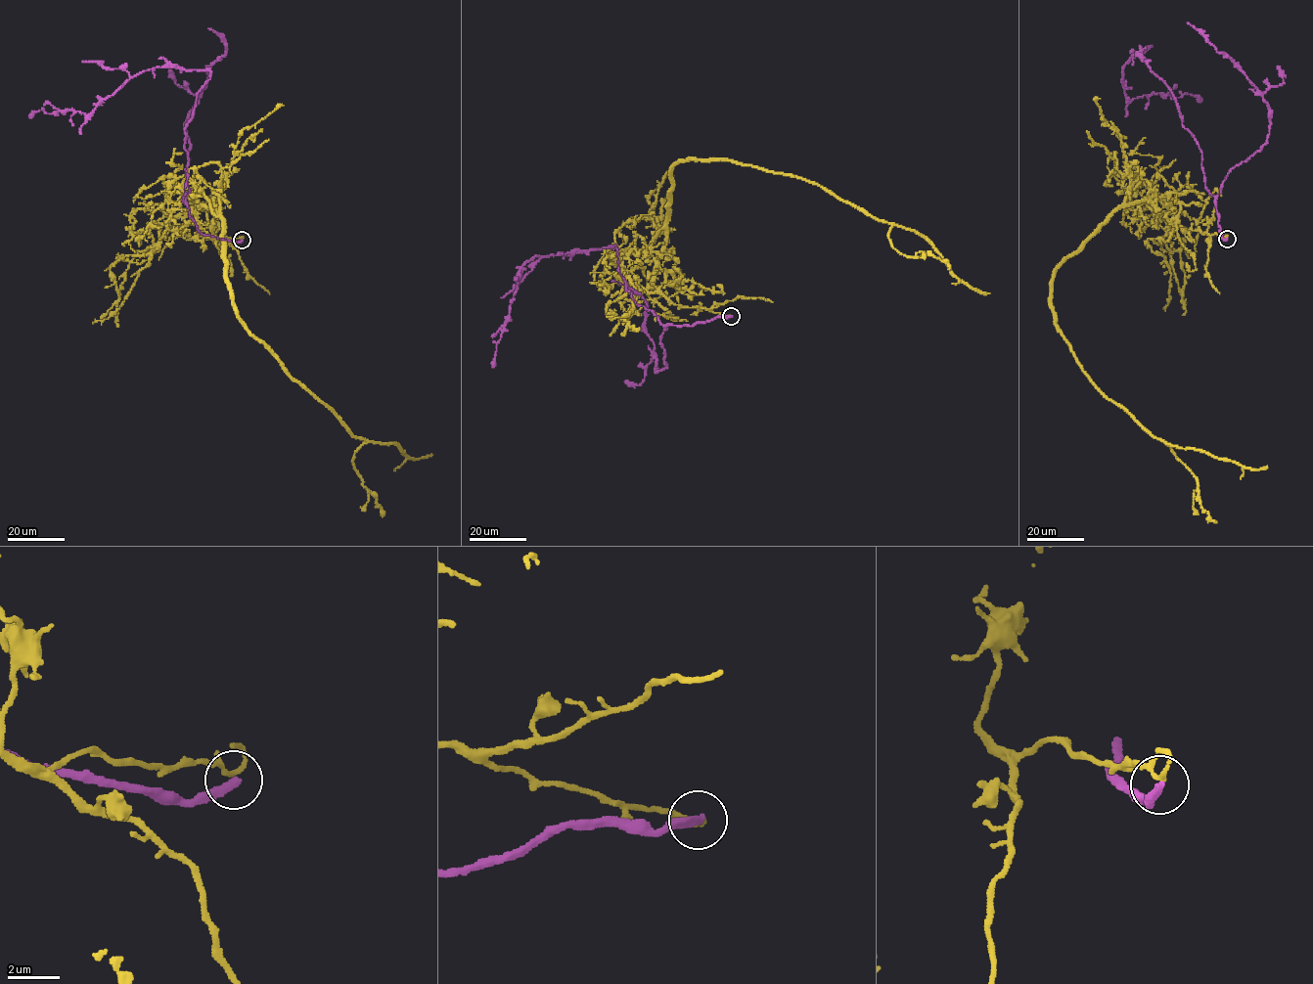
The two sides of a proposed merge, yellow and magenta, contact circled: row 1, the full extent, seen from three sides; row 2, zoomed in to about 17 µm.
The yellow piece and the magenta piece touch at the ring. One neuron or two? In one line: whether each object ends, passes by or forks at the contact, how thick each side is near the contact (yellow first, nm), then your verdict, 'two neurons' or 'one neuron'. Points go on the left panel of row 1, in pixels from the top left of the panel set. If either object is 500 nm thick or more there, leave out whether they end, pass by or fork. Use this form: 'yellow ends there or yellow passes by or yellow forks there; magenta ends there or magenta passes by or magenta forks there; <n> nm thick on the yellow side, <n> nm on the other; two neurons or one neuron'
yellow forks there; magenta ends there; 130 nm thick on the yellow side, 340 nm on the other; two neurons

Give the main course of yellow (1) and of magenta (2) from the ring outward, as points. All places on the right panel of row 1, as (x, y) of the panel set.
1: (1227, 238), (1187, 230), (1157, 198), (1119, 206), (1056, 269), (1052, 306), (1091, 380), (1154, 436), (1268, 467)
2: (1227, 238), (1205, 187), (1201, 152), (1173, 94), (1140, 55), (1121, 70), (1129, 99), (1154, 92), (1202, 99)

